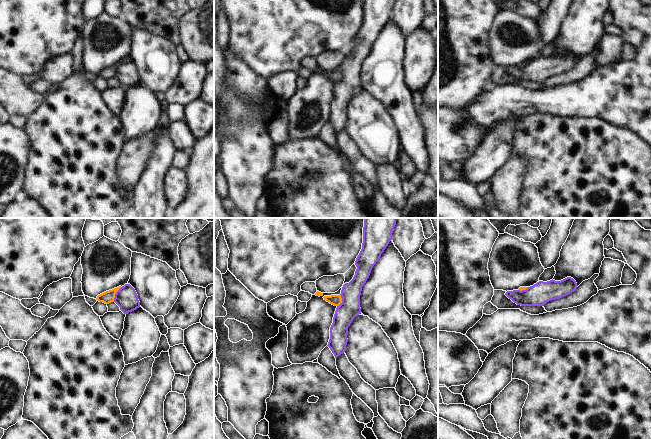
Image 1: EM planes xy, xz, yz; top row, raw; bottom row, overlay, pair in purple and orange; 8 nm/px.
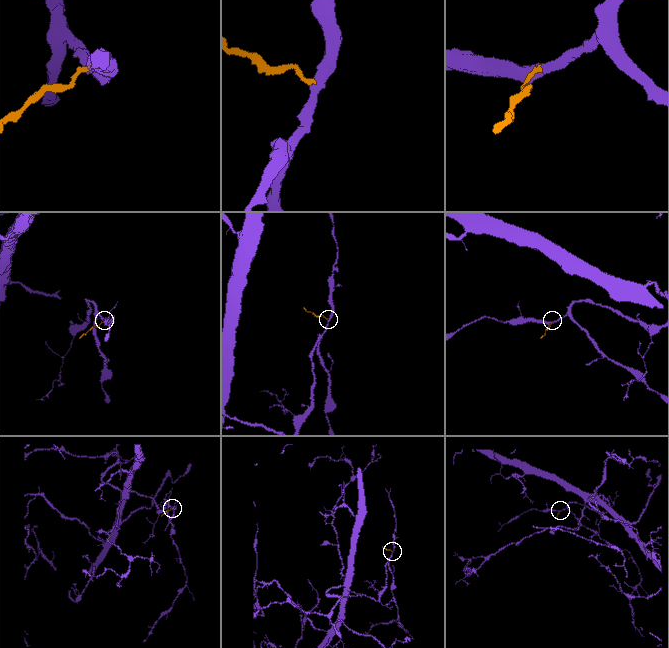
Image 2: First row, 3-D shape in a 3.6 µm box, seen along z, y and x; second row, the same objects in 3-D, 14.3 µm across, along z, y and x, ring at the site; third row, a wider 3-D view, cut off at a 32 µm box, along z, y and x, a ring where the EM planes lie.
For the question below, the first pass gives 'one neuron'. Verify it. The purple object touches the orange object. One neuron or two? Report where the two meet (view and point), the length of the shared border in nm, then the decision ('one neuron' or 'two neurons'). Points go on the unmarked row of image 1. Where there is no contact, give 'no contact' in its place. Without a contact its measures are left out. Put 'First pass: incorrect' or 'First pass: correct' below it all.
xy (115, 70) | 140 nm | two neurons
First pass: incorrect

